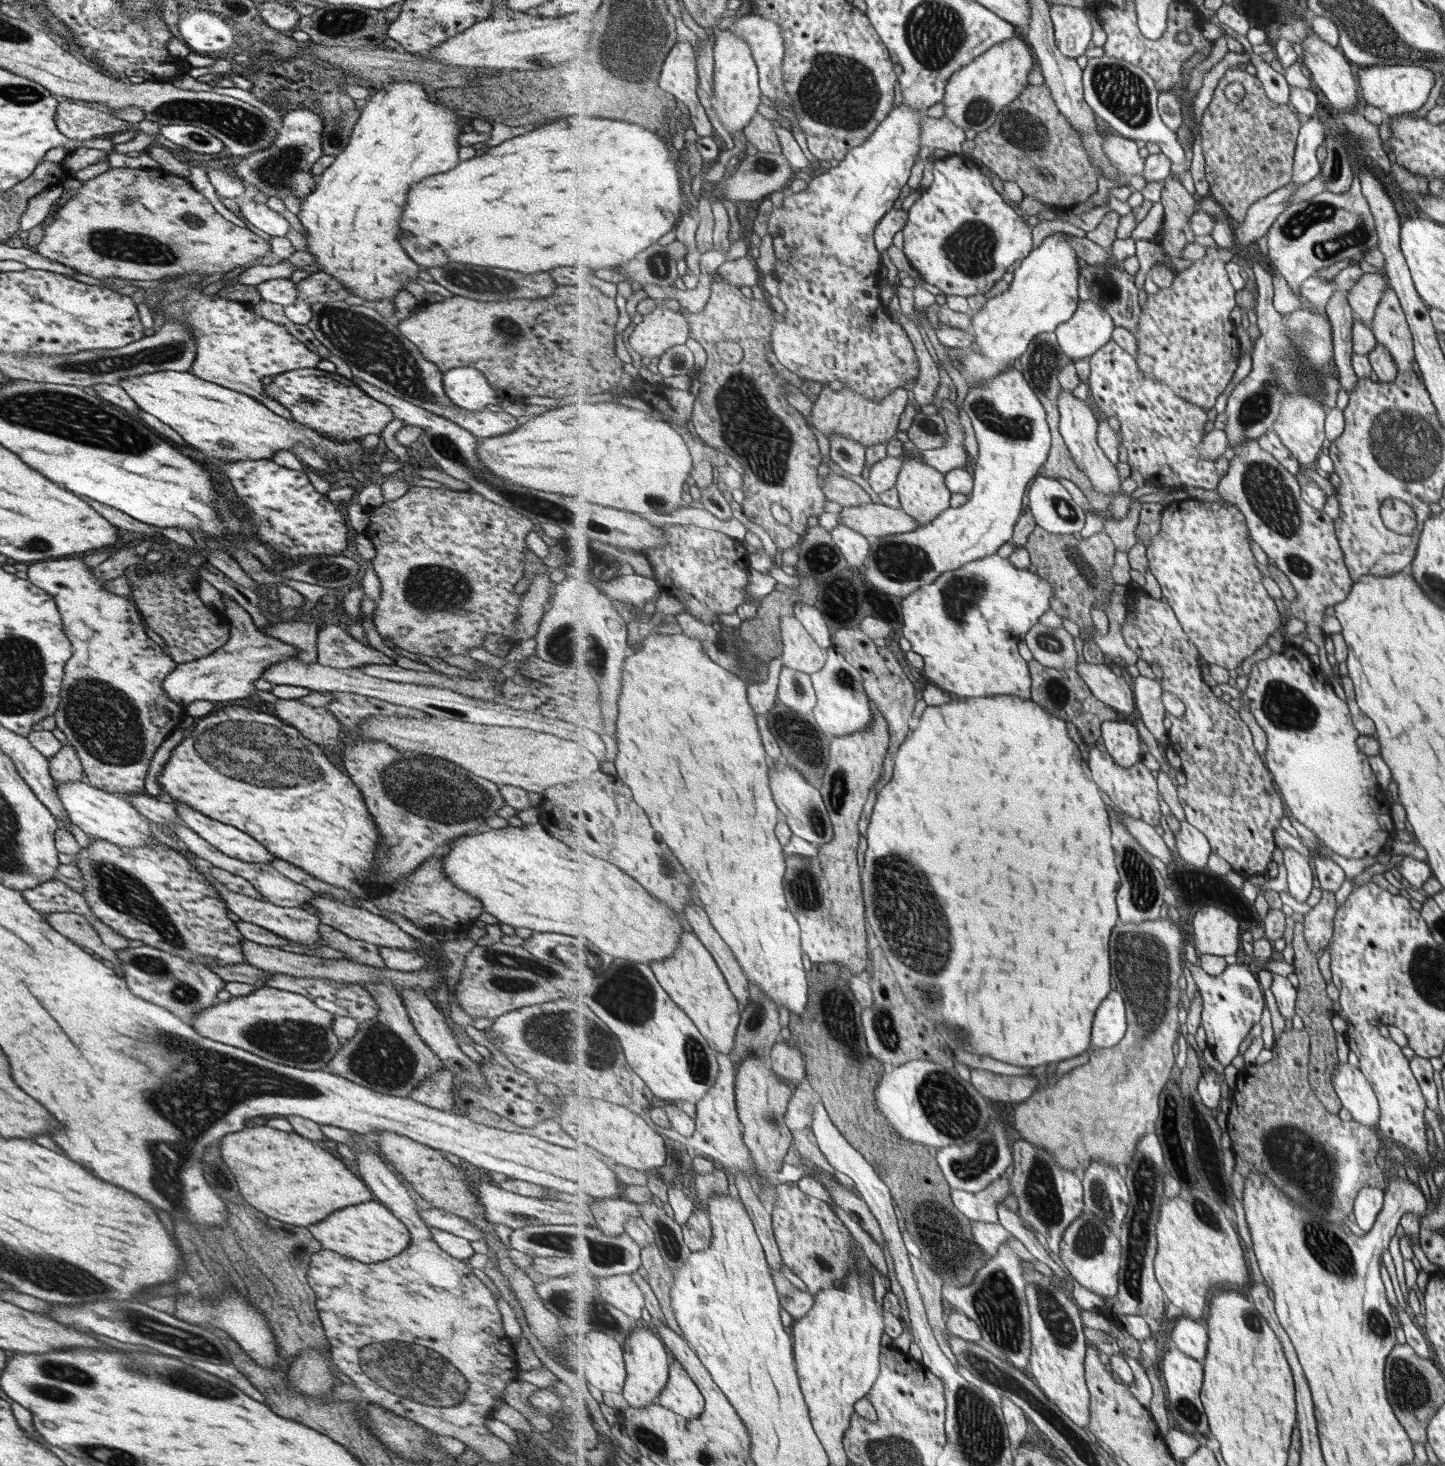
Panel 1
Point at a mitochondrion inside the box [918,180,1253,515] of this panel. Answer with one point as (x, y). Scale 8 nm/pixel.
(971, 248)

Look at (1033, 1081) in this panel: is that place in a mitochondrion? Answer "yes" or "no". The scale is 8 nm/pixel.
no

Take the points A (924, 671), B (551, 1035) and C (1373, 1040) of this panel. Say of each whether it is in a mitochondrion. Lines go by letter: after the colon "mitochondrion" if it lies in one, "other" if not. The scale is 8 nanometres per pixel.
A: other
B: mitochondrion
C: other

